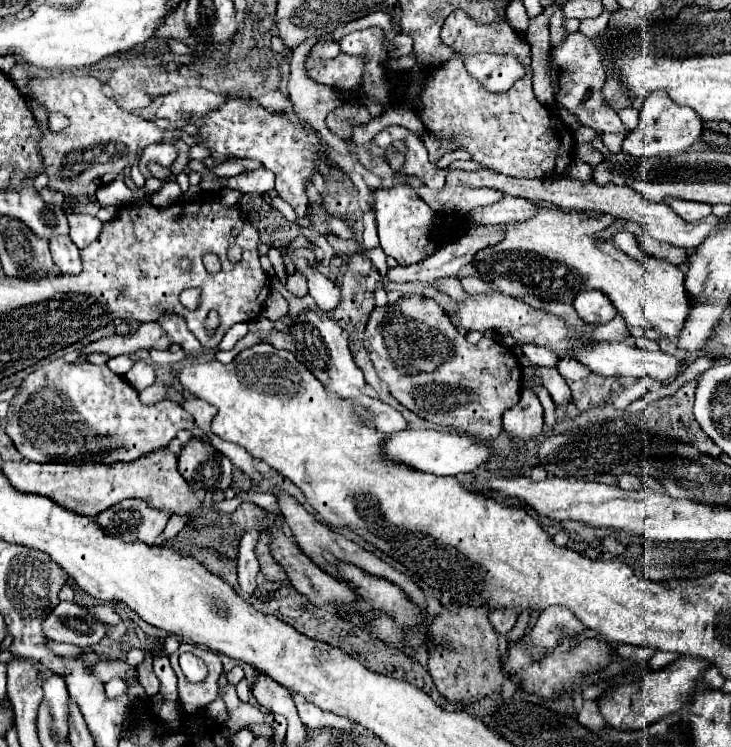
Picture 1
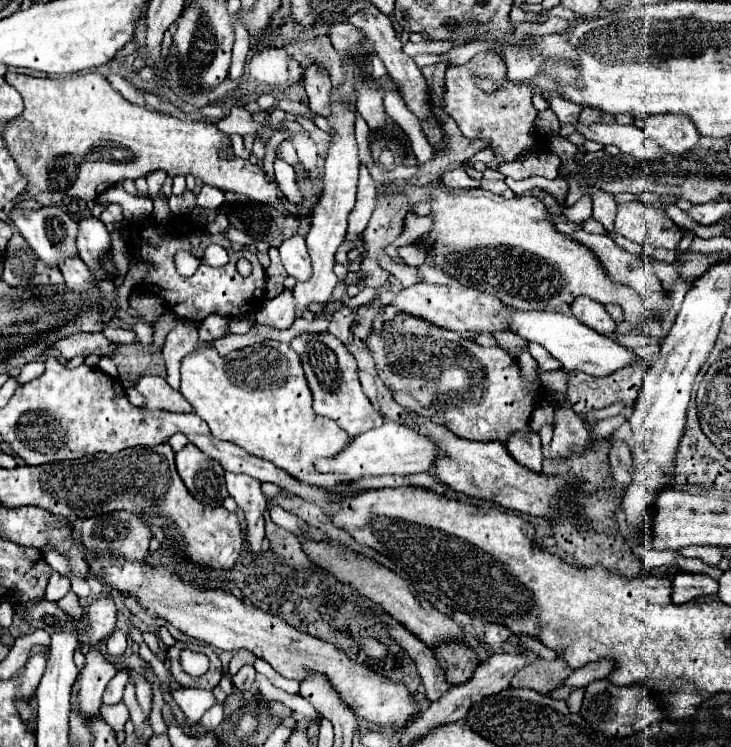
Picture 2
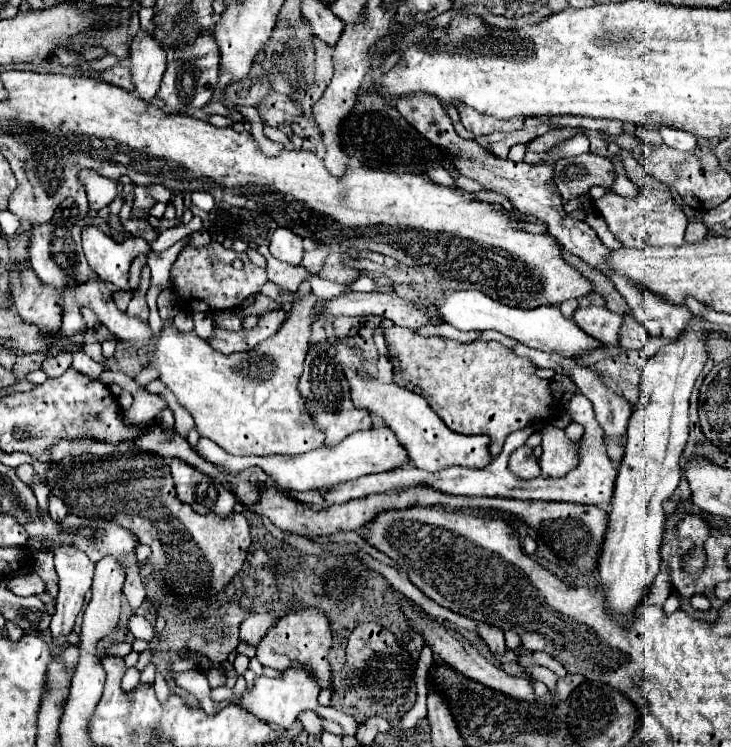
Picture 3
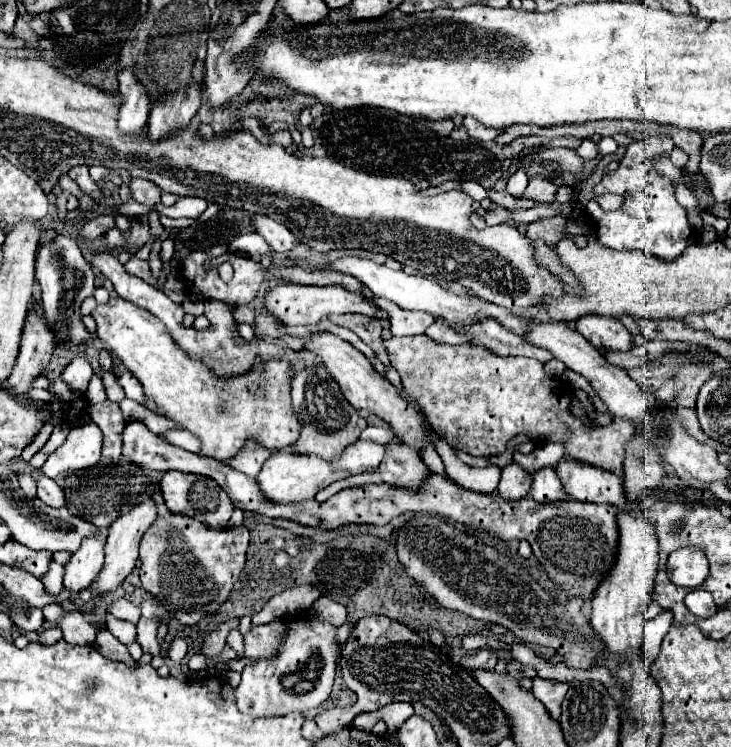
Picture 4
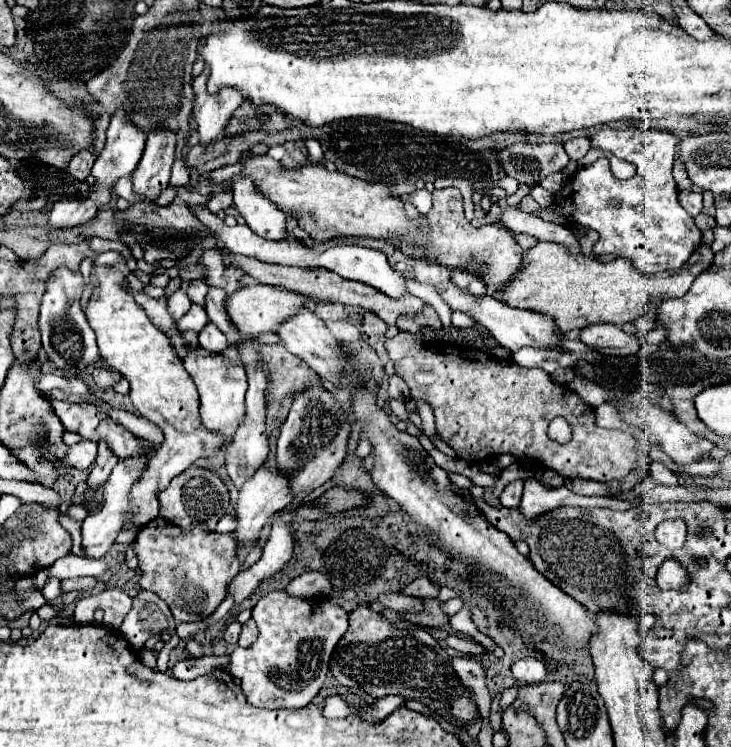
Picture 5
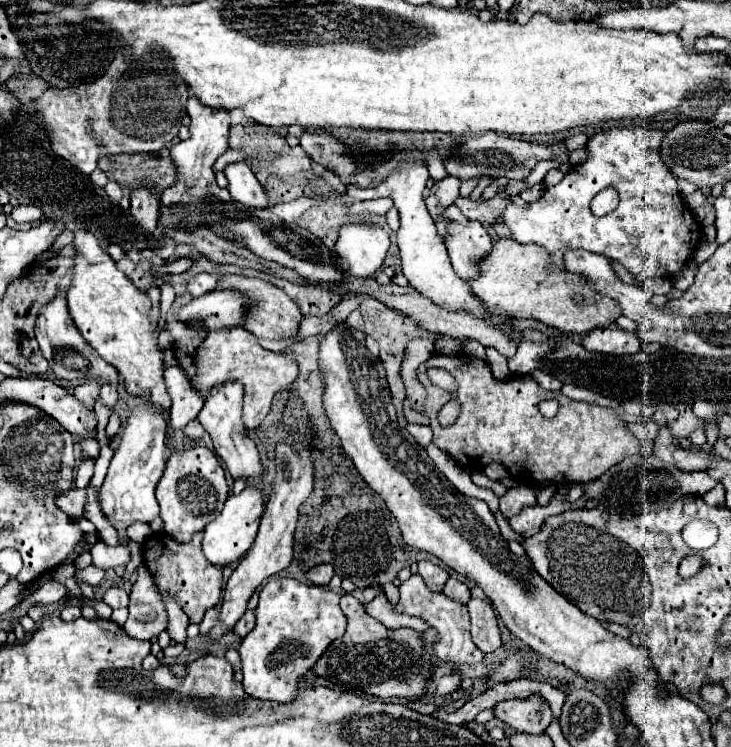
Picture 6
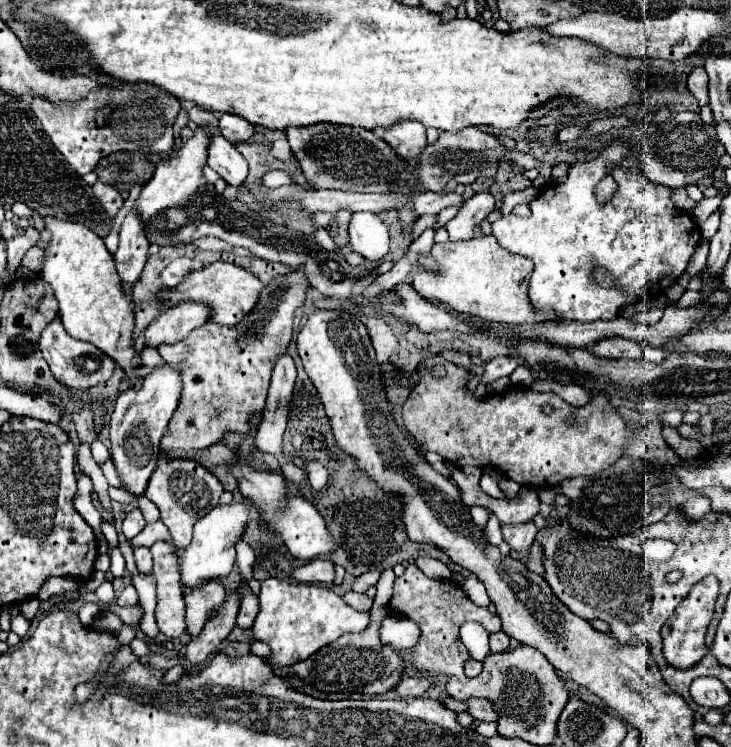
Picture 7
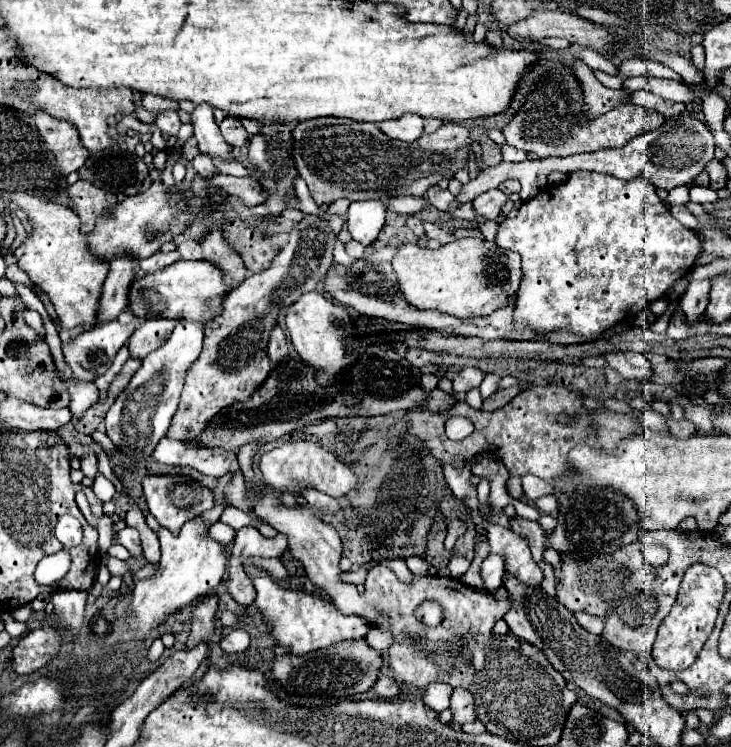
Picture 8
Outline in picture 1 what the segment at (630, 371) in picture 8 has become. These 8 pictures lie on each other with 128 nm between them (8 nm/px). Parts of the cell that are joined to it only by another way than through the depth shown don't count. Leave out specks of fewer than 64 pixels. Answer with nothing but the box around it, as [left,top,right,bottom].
[574,290,618,324]

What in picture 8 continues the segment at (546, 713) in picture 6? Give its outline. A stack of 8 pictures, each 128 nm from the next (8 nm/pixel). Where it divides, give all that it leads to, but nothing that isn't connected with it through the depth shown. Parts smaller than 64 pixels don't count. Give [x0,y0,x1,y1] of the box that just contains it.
[452,688,478,726]

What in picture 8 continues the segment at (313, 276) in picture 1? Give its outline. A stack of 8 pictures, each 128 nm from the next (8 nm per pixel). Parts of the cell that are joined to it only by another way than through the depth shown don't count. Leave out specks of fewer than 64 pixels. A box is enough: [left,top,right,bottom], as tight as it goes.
[192,104,234,162]

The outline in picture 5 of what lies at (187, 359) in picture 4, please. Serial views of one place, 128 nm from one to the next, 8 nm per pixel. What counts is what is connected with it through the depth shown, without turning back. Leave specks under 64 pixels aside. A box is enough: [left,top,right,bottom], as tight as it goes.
[86,266,224,564]

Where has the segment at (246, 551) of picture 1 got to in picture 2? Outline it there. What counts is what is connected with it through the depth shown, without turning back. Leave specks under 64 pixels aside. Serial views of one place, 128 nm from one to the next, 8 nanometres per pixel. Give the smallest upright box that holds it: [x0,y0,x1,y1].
[224,471,266,558]

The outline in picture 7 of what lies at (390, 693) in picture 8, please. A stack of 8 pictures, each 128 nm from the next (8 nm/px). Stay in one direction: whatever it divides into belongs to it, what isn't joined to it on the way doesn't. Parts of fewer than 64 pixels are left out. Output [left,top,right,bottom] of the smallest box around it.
[394,678,432,698]

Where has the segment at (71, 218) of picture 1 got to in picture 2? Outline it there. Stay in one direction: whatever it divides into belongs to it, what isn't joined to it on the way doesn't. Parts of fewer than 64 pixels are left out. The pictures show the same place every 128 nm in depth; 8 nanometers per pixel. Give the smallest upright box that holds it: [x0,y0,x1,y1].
[76,216,110,272]

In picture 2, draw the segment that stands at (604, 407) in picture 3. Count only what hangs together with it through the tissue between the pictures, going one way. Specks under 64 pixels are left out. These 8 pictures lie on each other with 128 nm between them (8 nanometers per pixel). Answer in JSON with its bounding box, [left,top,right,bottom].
[610,440,632,486]

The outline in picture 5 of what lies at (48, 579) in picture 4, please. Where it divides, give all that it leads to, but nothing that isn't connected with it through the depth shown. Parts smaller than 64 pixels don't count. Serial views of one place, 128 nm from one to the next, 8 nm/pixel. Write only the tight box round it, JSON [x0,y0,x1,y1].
[36,554,106,588]

